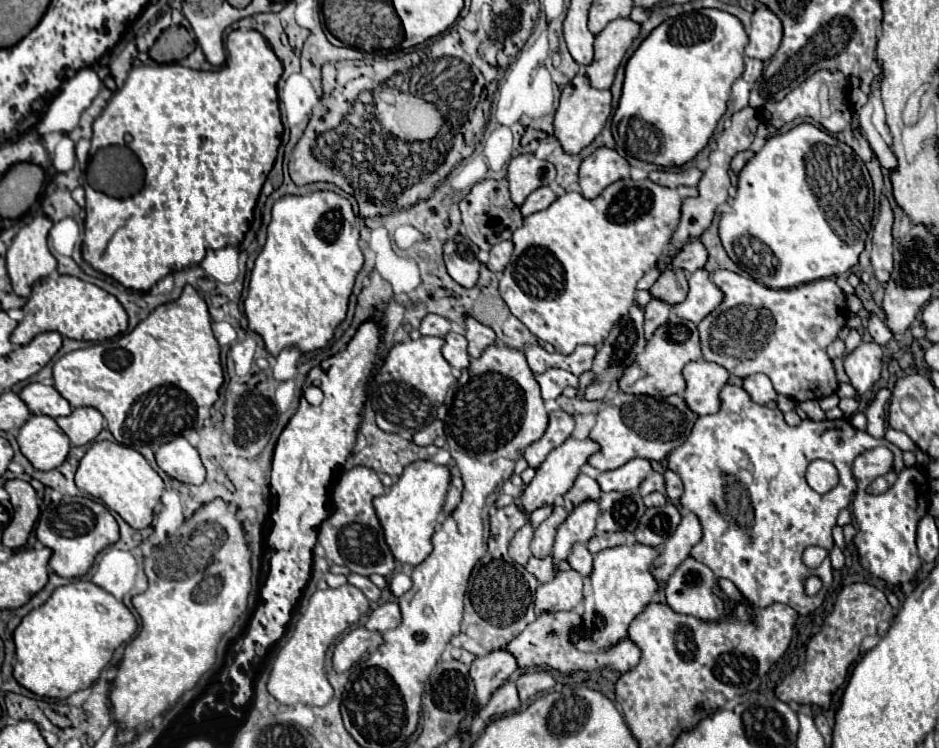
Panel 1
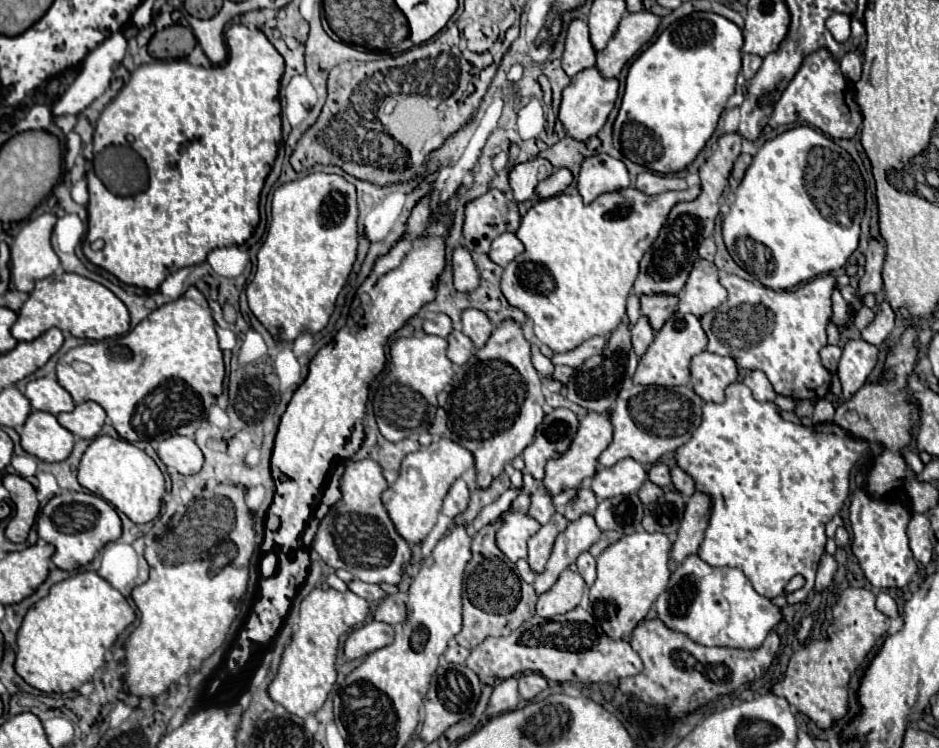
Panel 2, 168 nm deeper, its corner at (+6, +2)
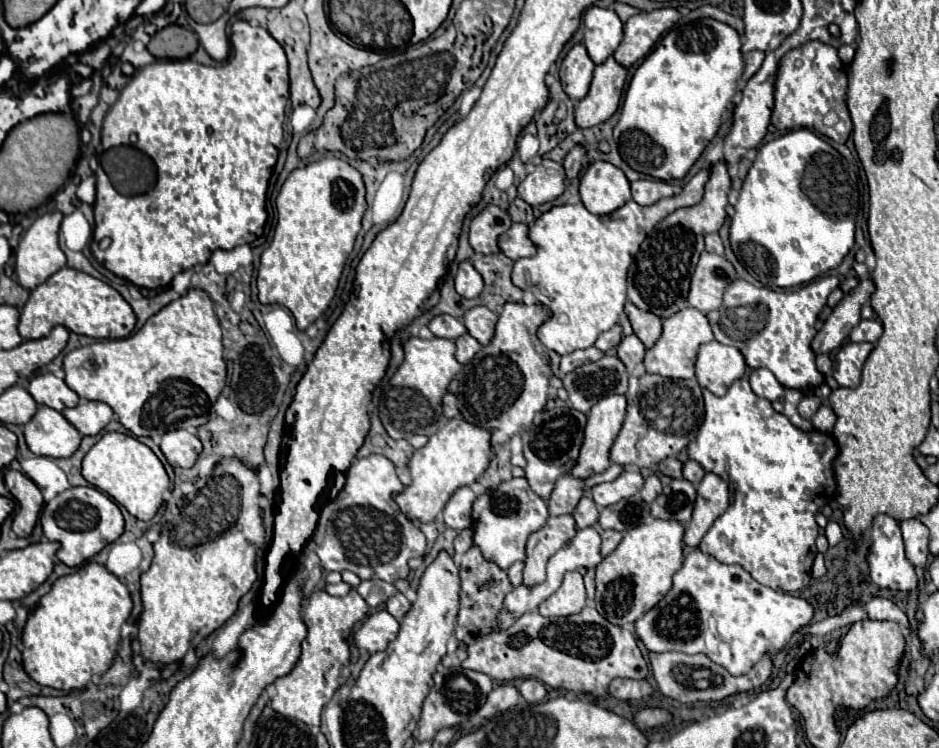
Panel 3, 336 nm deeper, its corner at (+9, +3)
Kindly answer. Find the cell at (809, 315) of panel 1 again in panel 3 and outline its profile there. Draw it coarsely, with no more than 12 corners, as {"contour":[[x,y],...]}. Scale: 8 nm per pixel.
{"contour":[[835,275],[797,291],[735,279],[715,339],[789,389],[815,389],[815,321]]}

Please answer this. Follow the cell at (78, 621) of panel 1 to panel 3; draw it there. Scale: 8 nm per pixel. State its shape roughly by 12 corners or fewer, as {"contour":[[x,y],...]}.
{"contour":[[99,563],[59,577],[23,627],[23,669],[81,689],[131,615]]}

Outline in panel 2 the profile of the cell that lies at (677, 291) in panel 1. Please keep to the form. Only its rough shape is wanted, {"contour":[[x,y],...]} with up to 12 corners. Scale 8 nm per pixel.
{"contour":[[642,296],[640,312],[658,332],[674,314],[676,296]]}

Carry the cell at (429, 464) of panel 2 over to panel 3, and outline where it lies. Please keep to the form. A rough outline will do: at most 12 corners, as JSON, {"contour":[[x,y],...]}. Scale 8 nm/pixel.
{"contour":[[449,419],[409,459],[393,501],[431,523],[487,469],[483,429]]}

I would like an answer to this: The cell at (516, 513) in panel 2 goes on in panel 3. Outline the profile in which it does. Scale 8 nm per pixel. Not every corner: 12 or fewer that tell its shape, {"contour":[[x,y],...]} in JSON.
{"contour":[[527,479],[477,497],[473,543],[509,569],[545,525]]}

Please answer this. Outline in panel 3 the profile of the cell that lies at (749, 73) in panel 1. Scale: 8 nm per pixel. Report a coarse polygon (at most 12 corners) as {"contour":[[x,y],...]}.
{"contour":[[763,51],[743,55],[743,81],[749,81],[765,59]]}

